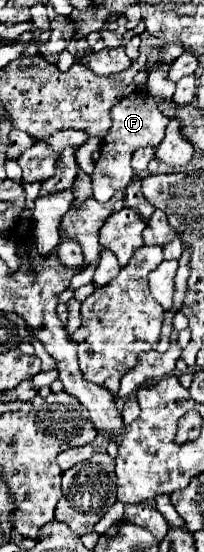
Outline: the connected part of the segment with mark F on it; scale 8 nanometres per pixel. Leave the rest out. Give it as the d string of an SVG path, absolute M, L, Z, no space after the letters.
M134 91L112 107L112 127L102 141L102 149L100 149L102 155L96 161L96 167L92 173L92 185L94 185L94 199L96 201L106 203L114 195L114 191L124 189L134 179L132 165L130 165L132 153L144 145L156 147L164 139L166 125L168 125L168 117L164 117L160 113L158 103L146 91Z

